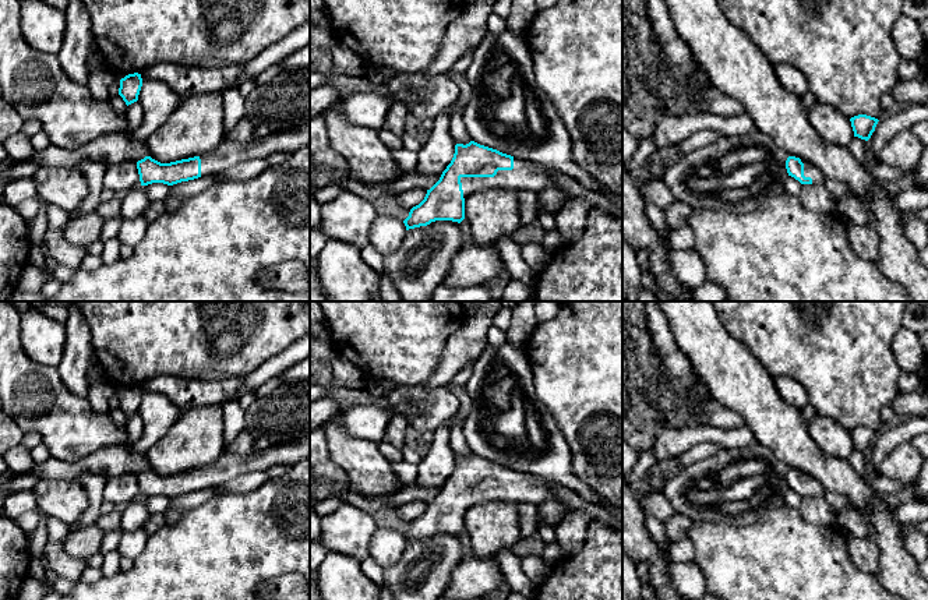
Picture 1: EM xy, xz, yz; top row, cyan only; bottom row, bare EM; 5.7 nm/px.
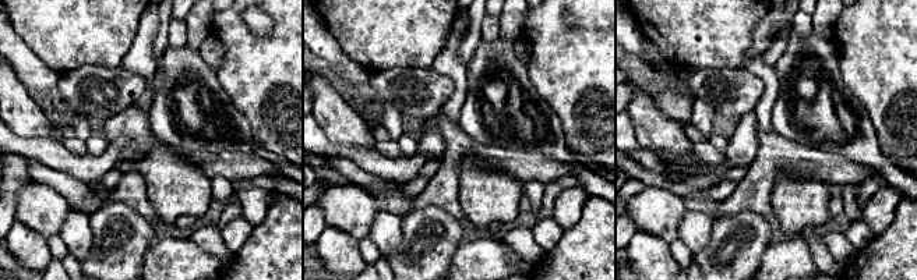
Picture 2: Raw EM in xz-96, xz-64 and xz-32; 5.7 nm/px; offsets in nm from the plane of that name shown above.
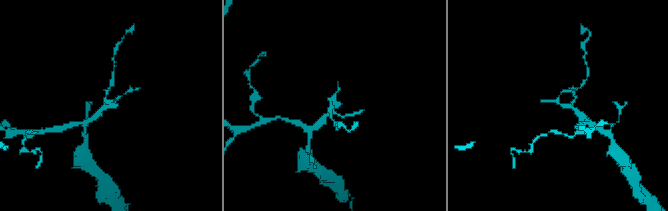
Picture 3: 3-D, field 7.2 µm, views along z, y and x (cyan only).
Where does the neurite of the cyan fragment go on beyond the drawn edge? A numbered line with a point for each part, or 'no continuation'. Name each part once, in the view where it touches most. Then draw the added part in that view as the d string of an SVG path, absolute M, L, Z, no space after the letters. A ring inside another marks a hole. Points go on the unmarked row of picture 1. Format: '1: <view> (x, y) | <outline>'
1: xz (524, 489) | M514 470L512 483L498 483L494 490L461 490L463 511L474 504L488 501L511 501L540 504L551 497L553 493L539 484L534 476L526 472Z

